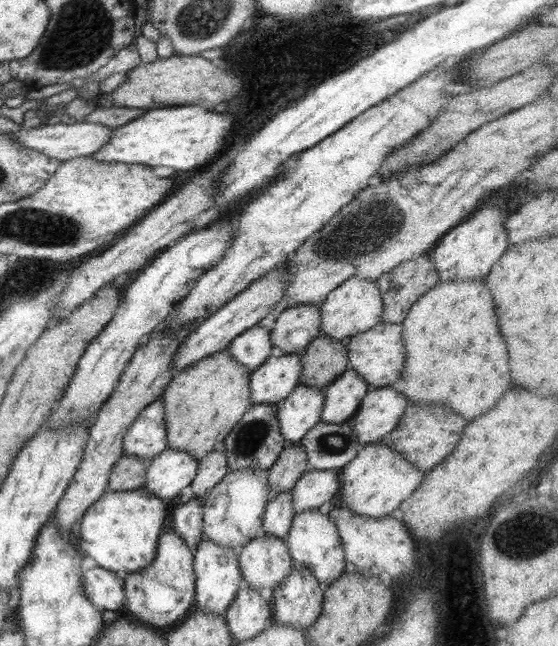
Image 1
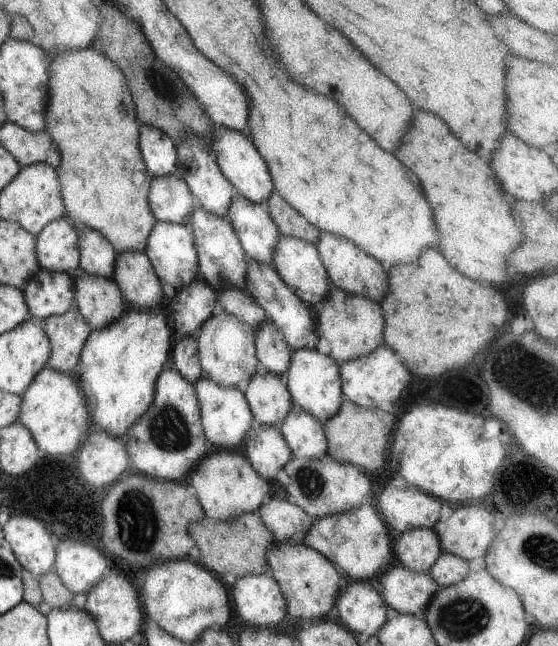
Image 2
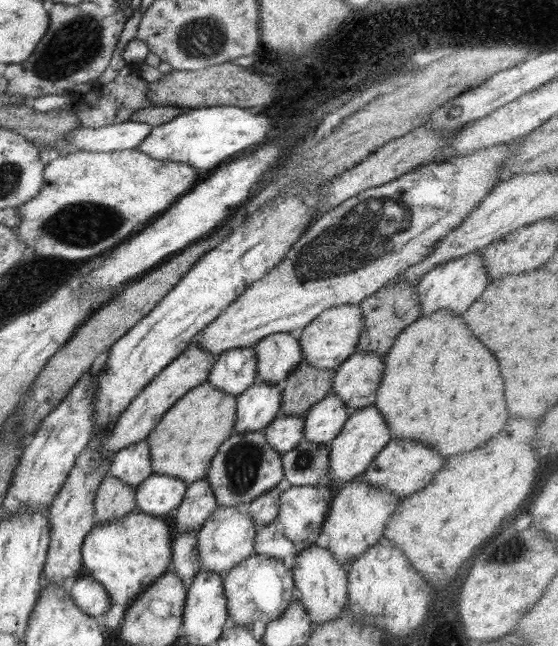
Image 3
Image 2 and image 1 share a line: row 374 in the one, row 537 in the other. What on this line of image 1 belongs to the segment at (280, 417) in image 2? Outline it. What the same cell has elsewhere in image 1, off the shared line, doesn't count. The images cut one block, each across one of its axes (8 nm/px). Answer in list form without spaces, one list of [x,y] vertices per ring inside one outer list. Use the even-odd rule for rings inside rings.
[[[272,535],[253,538],[237,552],[244,585],[269,595],[293,569],[286,541]]]

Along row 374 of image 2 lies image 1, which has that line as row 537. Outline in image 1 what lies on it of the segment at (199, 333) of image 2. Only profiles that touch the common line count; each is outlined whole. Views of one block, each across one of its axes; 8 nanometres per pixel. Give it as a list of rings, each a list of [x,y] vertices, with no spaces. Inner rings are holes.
[[[238,469],[228,471],[224,478],[203,496],[203,538],[211,540],[223,547],[233,548],[238,552],[246,543],[253,538],[266,535],[263,529],[263,514],[270,498],[273,497],[268,480],[269,471],[266,469]]]

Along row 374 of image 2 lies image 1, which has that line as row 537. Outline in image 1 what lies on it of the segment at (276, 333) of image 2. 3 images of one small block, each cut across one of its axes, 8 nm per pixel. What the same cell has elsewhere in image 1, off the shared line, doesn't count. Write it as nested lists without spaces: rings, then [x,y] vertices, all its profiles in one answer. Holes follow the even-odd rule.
[[[291,491],[279,492],[267,502],[263,514],[263,529],[266,535],[286,538],[295,515]]]

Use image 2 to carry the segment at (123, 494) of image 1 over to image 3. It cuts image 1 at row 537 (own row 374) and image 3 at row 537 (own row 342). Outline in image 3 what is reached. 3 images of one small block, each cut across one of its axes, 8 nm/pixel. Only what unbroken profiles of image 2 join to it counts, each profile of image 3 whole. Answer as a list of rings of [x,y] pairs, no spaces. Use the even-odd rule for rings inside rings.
[[[131,512],[129,515],[114,519],[113,521],[95,524],[83,540],[81,548],[81,561],[88,574],[94,577],[107,591],[110,596],[111,607],[108,612],[98,620],[106,628],[118,628],[123,621],[126,607],[134,600],[138,600],[143,590],[146,590],[156,579],[159,579],[170,569],[172,560],[172,540],[170,528],[160,517],[147,515],[145,512]]]

